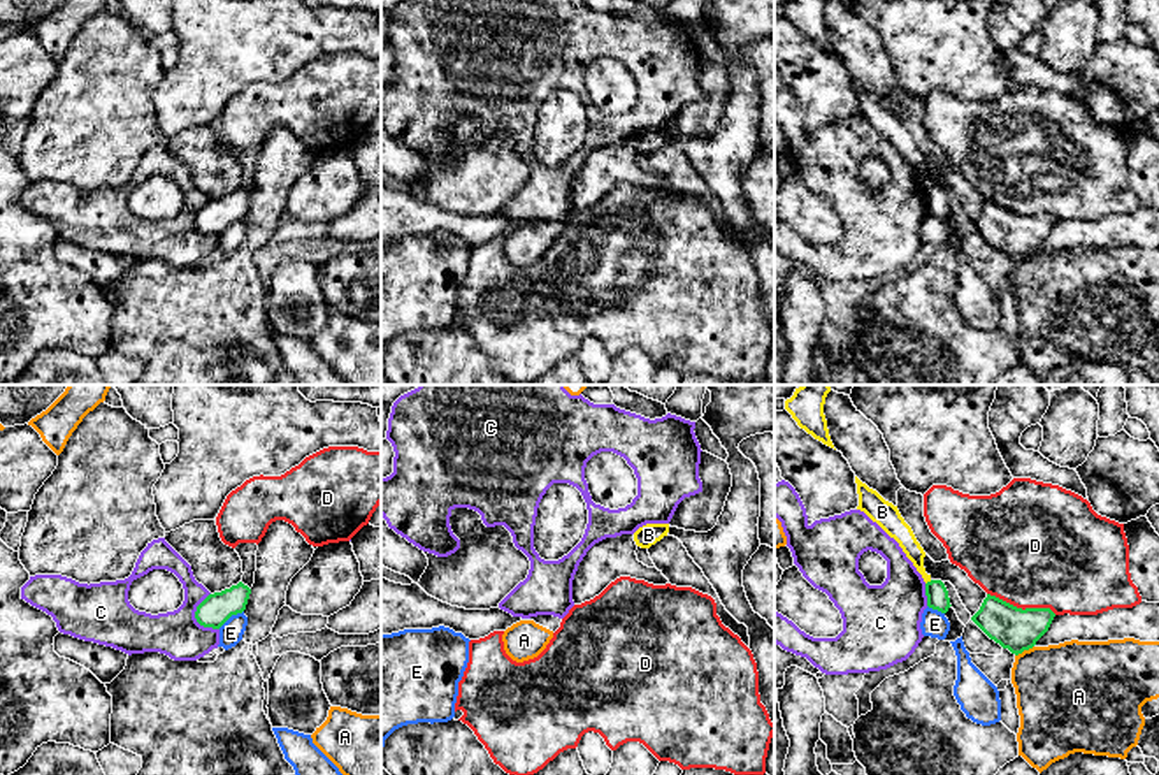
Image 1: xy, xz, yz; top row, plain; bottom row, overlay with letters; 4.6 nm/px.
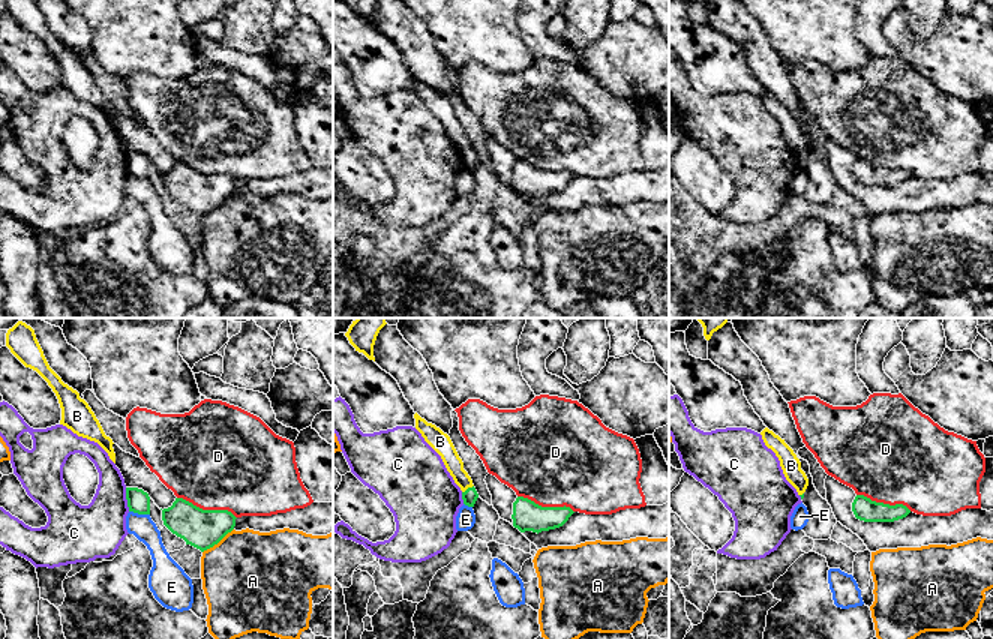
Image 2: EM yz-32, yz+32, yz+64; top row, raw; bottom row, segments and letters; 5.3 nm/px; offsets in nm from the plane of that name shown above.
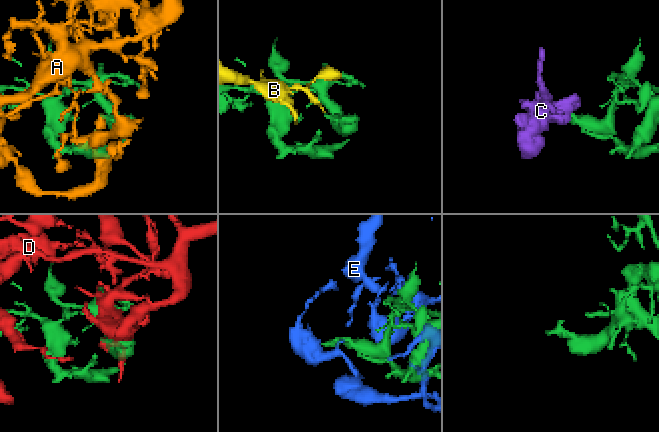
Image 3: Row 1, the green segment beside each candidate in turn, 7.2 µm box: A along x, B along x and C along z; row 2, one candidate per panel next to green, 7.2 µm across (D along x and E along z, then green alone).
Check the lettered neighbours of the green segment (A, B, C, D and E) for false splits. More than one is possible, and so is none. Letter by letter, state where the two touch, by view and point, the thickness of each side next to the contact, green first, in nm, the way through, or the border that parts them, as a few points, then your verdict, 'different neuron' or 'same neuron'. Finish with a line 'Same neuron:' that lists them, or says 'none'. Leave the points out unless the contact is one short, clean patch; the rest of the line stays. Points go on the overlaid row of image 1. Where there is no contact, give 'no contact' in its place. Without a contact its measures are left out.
A: meets green in yz at (1024, 649); 200 nm thick on the green side, 420 nm on the other; different neuron
B: meets green in yz at (928, 582); 100 nm thick on the green side, 90 nm on the other; runs through yz (936, 593), (928, 582), (915, 552), (903, 535); same neuron
C: meets green in xy at (195, 617); 150 nm thick on the green side, 220 nm on the other; different neuron
D: meets green in yz at (1021, 608); 200 nm thick on the green side, 480 nm on the other; different neuron
E: meets green in xy at (230, 615); 150 nm thick on the green side, 110 nm on the other; different neuron
Same neuron: B

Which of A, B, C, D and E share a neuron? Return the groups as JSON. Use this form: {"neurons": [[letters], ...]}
{"neurons": [["A"], ["B"], ["C"], ["D"], ["E"]]}

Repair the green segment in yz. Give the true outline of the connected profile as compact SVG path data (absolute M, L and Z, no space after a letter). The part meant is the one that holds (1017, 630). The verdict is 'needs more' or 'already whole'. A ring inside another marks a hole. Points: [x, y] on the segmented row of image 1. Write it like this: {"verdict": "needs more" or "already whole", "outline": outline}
{"verdict": "already whole", "outline": "M987 594L971 620L996 643L1019 655L1048 631L1055 613L1050 608L1017 608Z"}

